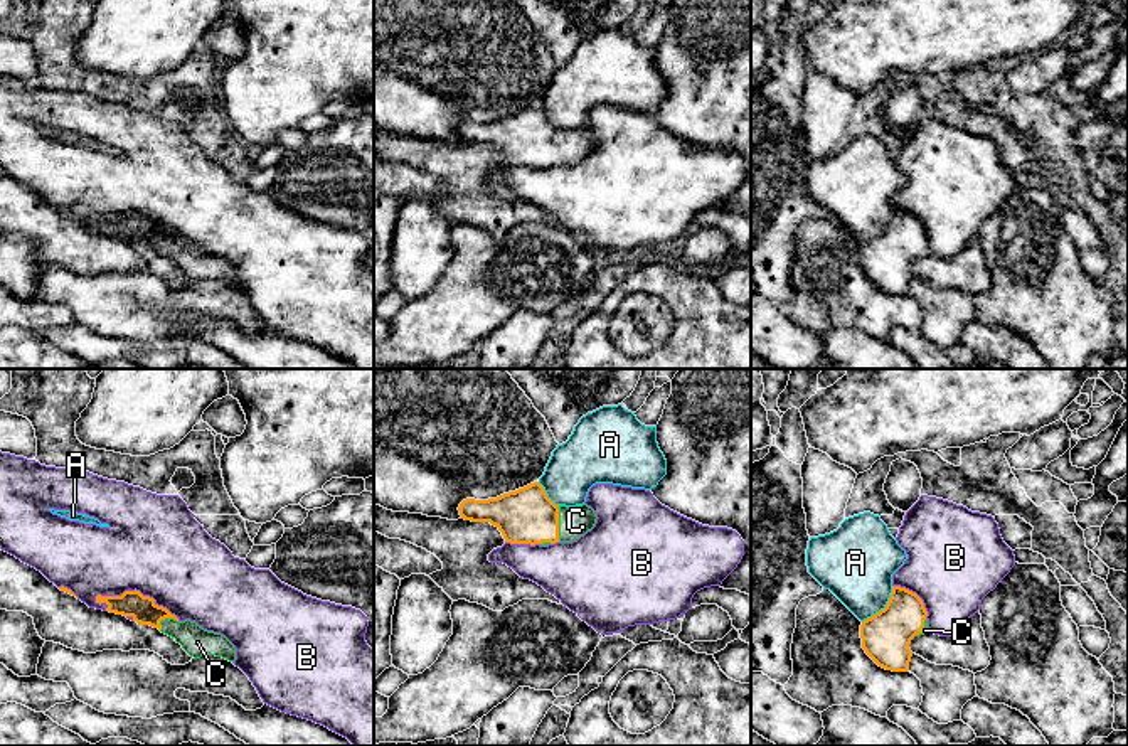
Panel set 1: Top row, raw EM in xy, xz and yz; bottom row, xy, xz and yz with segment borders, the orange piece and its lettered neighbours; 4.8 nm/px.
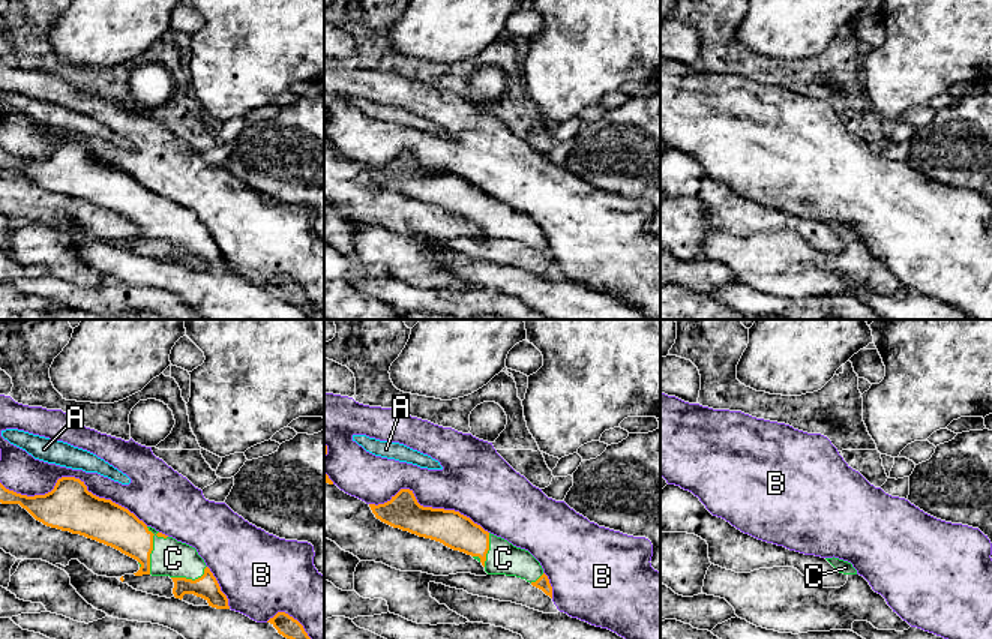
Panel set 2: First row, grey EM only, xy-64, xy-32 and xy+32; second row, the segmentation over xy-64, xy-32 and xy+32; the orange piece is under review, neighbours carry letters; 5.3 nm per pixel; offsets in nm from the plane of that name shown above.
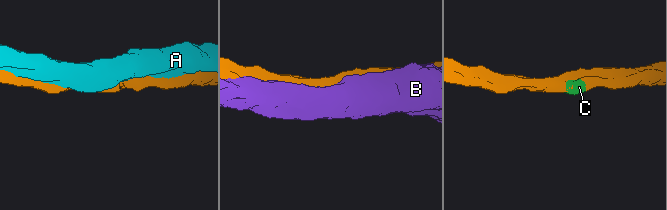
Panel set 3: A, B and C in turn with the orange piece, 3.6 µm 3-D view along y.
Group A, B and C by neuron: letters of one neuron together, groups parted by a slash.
A / B / C

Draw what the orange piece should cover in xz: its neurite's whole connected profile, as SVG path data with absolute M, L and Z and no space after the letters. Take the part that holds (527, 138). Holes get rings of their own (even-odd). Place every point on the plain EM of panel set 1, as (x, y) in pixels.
M539 104L497 121L466 121L458 133L465 143L495 148L505 165L530 168L572 165L591 153L598 141L586 126L556 128Z

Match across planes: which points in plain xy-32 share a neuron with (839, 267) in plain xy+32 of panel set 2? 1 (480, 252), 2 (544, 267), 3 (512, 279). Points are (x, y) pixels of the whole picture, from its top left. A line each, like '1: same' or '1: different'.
1: same
2: same
3: different

